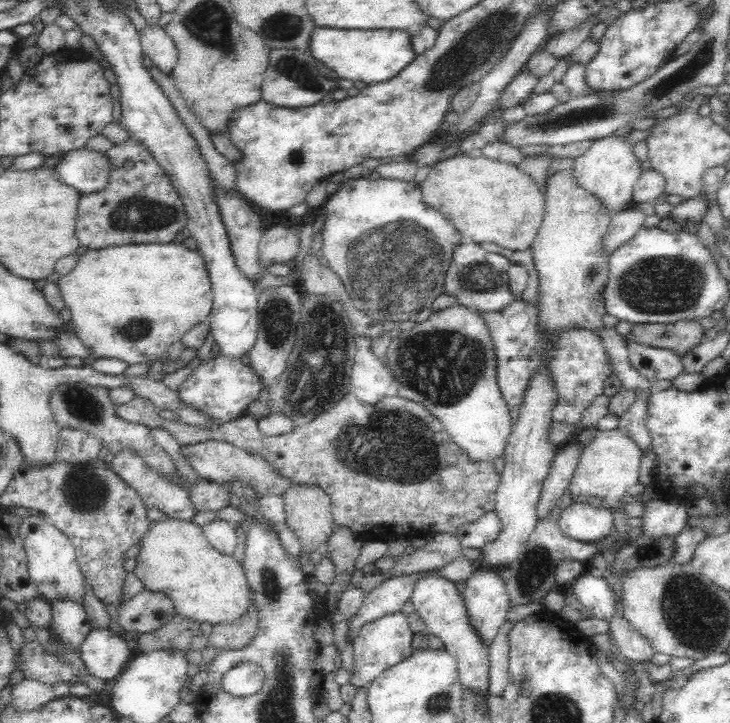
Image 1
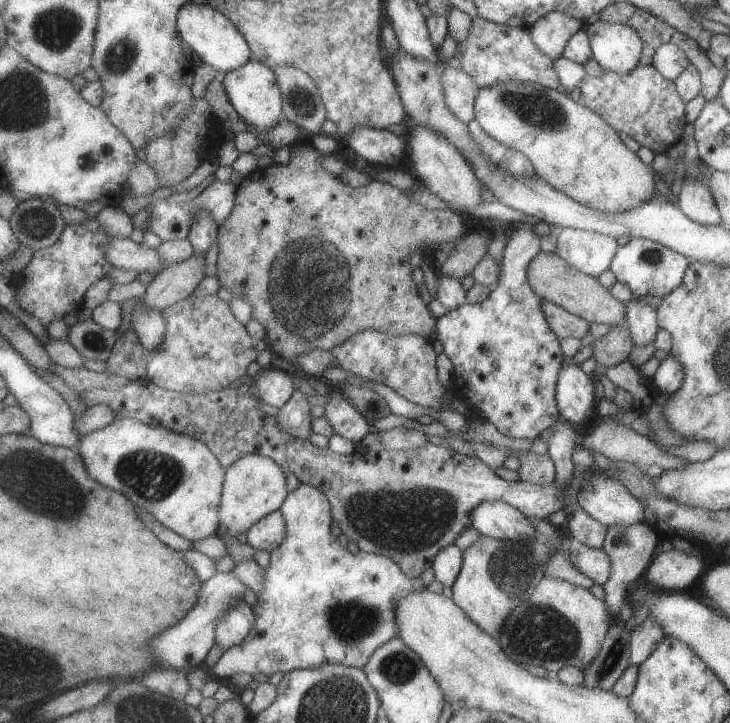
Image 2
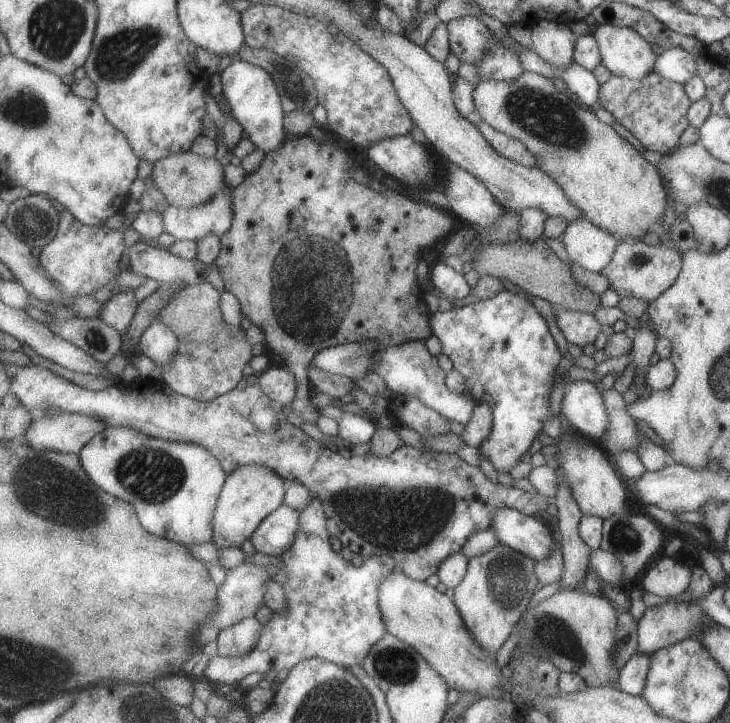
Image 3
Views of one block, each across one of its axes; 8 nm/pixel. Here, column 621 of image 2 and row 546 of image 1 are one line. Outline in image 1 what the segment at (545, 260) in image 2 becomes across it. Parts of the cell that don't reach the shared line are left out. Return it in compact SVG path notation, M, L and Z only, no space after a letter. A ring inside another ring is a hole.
M291 481L292 488L283 494L286 523L302 543L302 550L324 549L336 524L332 516L332 500L319 484Z

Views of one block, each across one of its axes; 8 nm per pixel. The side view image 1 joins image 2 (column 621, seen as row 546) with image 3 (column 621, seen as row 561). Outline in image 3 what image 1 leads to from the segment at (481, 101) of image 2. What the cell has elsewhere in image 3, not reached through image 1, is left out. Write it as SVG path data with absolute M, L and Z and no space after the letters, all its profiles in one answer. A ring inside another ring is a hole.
M524 71L515 81L481 81L473 90L472 100L474 108L477 110L479 117L483 123L491 126L494 130L500 131L502 134L508 135L511 139L516 139L521 142L521 145L534 157L536 167L544 174L547 174L559 187L563 190L565 197L583 214L584 218L591 222L594 226L602 230L609 231L617 240L625 237L625 240L631 241L641 238L649 231L657 230L659 222L663 215L663 210L666 206L666 194L663 191L663 186L660 182L660 175L641 153L637 152L633 146L630 146L613 128L600 122L591 110L583 107L568 93L561 93L553 87L551 79L540 76L539 74Z

